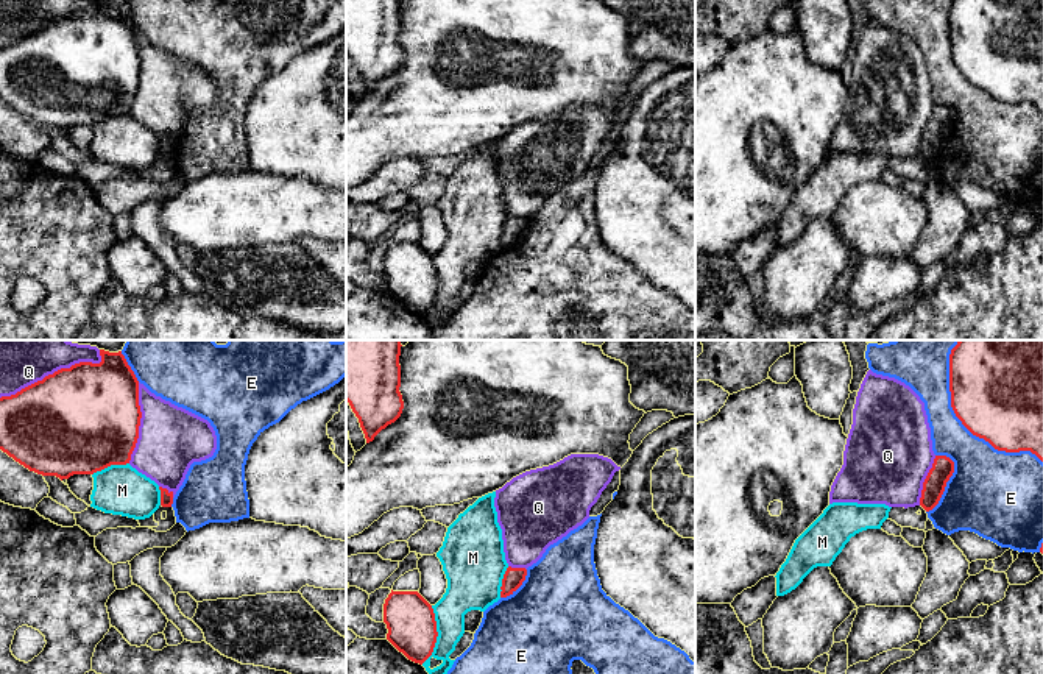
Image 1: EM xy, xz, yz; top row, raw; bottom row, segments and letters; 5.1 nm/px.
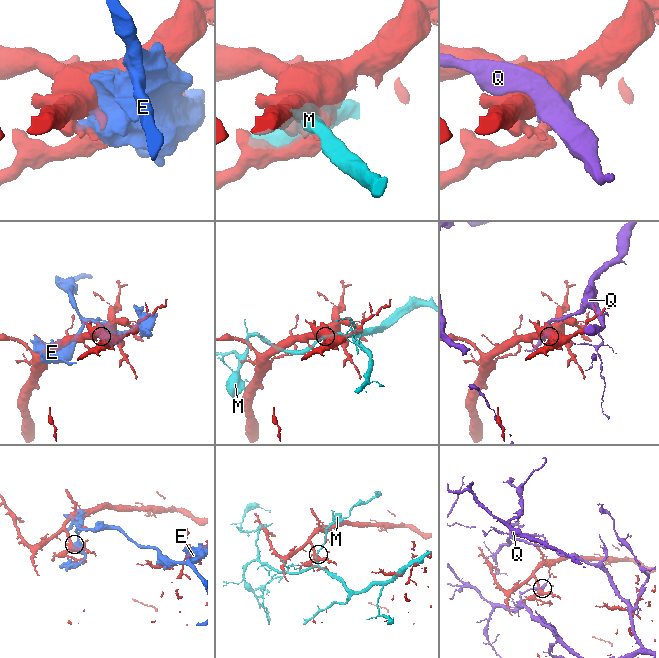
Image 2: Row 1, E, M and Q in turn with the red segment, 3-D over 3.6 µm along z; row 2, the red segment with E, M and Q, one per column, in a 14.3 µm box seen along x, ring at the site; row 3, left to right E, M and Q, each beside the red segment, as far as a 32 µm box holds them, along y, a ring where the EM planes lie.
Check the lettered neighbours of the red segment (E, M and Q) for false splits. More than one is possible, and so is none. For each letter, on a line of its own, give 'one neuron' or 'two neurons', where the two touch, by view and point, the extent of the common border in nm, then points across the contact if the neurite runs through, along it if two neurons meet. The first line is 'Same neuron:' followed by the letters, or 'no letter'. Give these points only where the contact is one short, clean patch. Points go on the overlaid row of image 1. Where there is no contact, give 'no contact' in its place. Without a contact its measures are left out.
Same neuron: no letter
E: two neurons | yz (961, 420) | 750 nm
M: two neurons | xz (437, 635) | 300 nm
Q: two neurons | xy (55, 372) | 600 nm

